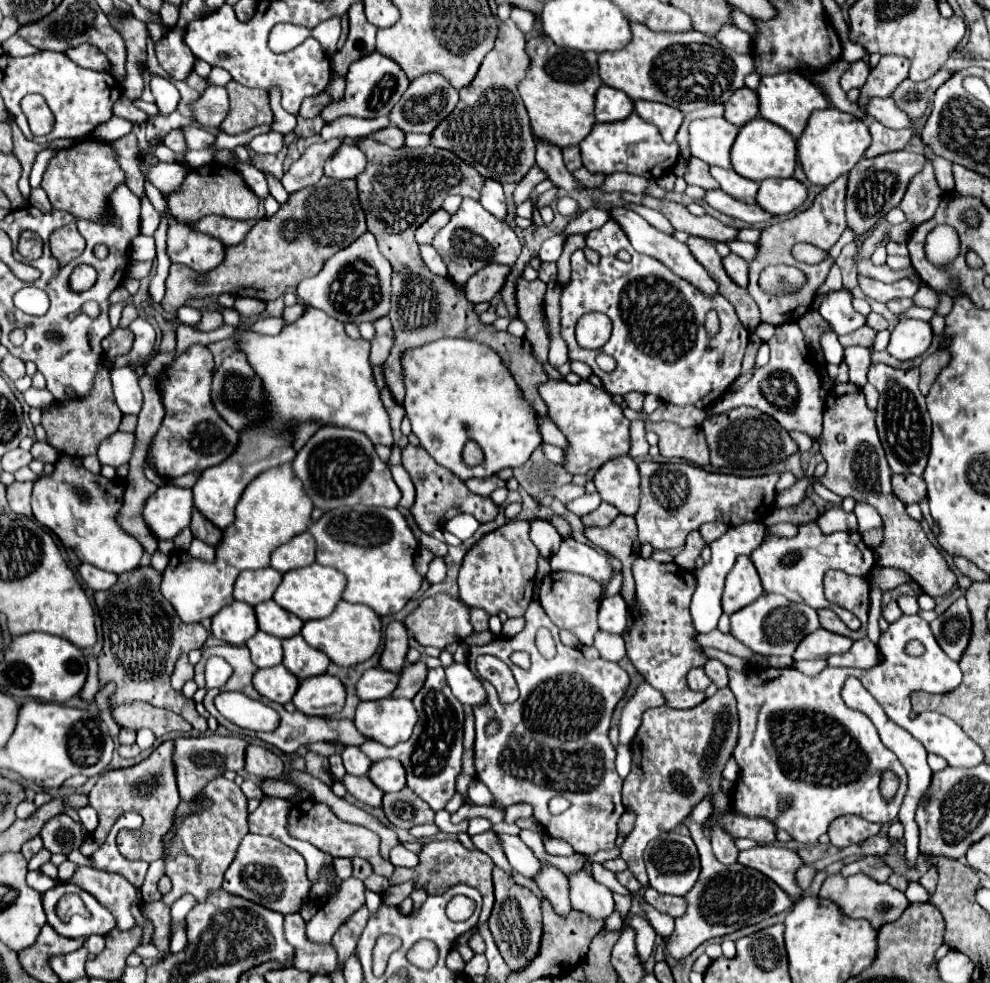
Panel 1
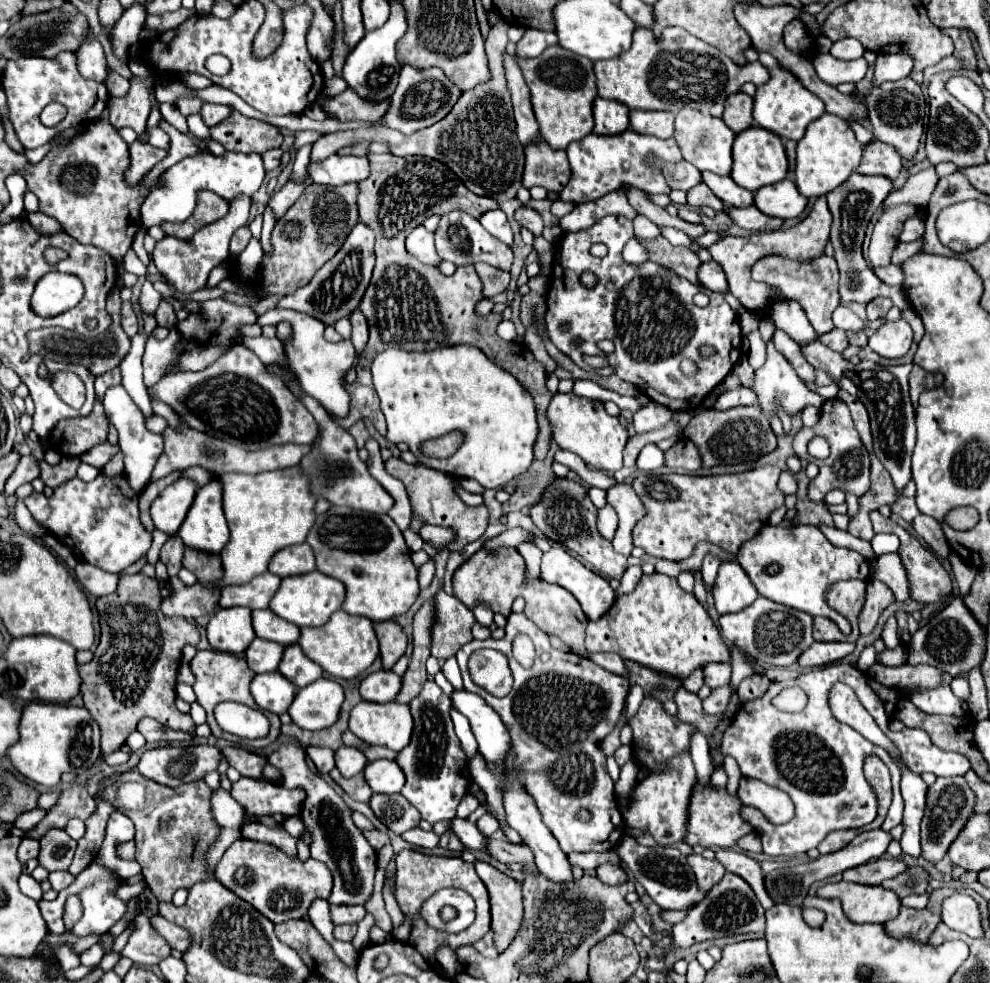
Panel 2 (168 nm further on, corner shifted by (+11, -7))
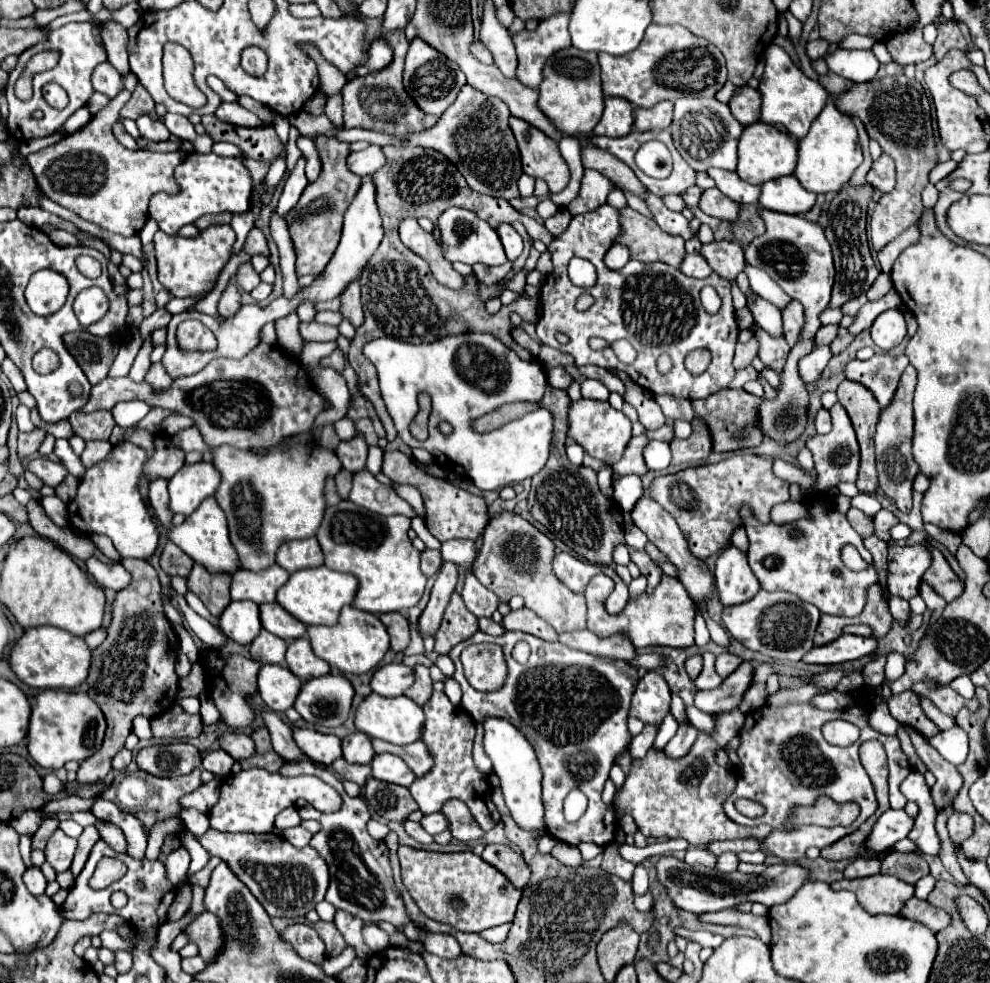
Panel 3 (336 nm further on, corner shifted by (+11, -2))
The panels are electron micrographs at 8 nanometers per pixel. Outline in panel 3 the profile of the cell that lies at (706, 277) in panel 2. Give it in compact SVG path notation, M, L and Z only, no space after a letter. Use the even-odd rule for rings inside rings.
M699 253L697 255L685 255L679 271L689 275L689 277L697 277L697 279L705 279L705 277L709 277L713 273L711 267L705 263L705 259L701 259Z

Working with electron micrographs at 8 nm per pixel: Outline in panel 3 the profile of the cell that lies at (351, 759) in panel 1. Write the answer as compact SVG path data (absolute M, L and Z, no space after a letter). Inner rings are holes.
M361 731L349 733L343 739L343 757L349 763L371 763L375 757L373 745L371 745L371 737L367 737Z

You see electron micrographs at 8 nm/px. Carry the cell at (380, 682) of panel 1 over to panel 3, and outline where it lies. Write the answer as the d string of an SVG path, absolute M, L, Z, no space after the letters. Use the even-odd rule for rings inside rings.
M403 663L383 665L371 679L371 689L383 697L403 695L415 681L415 671Z

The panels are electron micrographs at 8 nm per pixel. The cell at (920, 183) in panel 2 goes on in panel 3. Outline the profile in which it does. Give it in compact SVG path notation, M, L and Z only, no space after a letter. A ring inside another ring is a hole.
M947 161L947 163L937 163L937 167L931 171L931 183L937 183L951 175L951 171L957 167L957 161Z

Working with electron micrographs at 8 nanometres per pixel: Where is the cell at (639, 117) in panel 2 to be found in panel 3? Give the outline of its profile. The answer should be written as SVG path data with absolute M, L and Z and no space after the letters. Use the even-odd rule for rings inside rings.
M663 101L651 109L635 109L635 129L637 131L663 131L671 125L673 103Z

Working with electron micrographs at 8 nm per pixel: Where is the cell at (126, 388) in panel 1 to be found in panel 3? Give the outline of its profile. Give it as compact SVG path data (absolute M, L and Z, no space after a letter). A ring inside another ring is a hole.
M121 401L121 403L117 403L113 407L111 413L113 413L117 425L127 429L127 427L137 425L149 411L151 411L151 407L147 403L141 403L141 401Z

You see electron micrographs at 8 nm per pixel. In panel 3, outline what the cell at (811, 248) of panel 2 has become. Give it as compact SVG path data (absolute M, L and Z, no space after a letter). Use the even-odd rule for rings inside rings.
M713 241L709 245L703 245L699 255L705 257L705 261L713 269L713 273L721 275L727 281L735 279L743 271L743 267L745 267L743 249L737 243Z

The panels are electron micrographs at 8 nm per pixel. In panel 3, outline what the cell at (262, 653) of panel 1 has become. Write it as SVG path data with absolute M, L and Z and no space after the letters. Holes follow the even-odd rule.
M261 631L257 635L257 639L251 643L251 659L265 665L265 663L277 663L277 665L285 665L285 651L287 651L287 641L283 641L281 637L269 633L269 631Z

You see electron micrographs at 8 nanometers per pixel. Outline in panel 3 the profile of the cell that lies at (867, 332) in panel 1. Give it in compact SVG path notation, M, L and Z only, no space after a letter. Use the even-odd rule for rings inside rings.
M825 325L825 327L821 327L821 329L817 331L817 335L815 335L815 345L817 345L817 347L829 345L829 343L835 339L835 335L837 335L837 325Z

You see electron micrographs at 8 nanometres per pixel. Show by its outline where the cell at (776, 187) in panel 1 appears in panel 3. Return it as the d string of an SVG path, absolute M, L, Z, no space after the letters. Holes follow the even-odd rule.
M789 175L789 177L779 177L773 181L767 181L761 191L759 203L765 209L777 211L777 213L793 213L801 215L807 213L815 205L817 195L803 189L801 183Z

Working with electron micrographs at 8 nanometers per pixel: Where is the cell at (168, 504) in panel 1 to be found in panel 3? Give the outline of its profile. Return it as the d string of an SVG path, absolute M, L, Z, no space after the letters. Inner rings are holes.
M199 461L179 469L169 481L169 507L173 513L191 515L203 499L213 497L221 483L221 473L211 461Z

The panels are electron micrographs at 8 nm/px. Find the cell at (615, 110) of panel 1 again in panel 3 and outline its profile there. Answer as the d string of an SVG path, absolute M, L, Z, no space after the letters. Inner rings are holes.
M607 97L605 111L593 135L607 135L607 137L623 137L625 133L633 131L633 107L627 99L621 97Z

